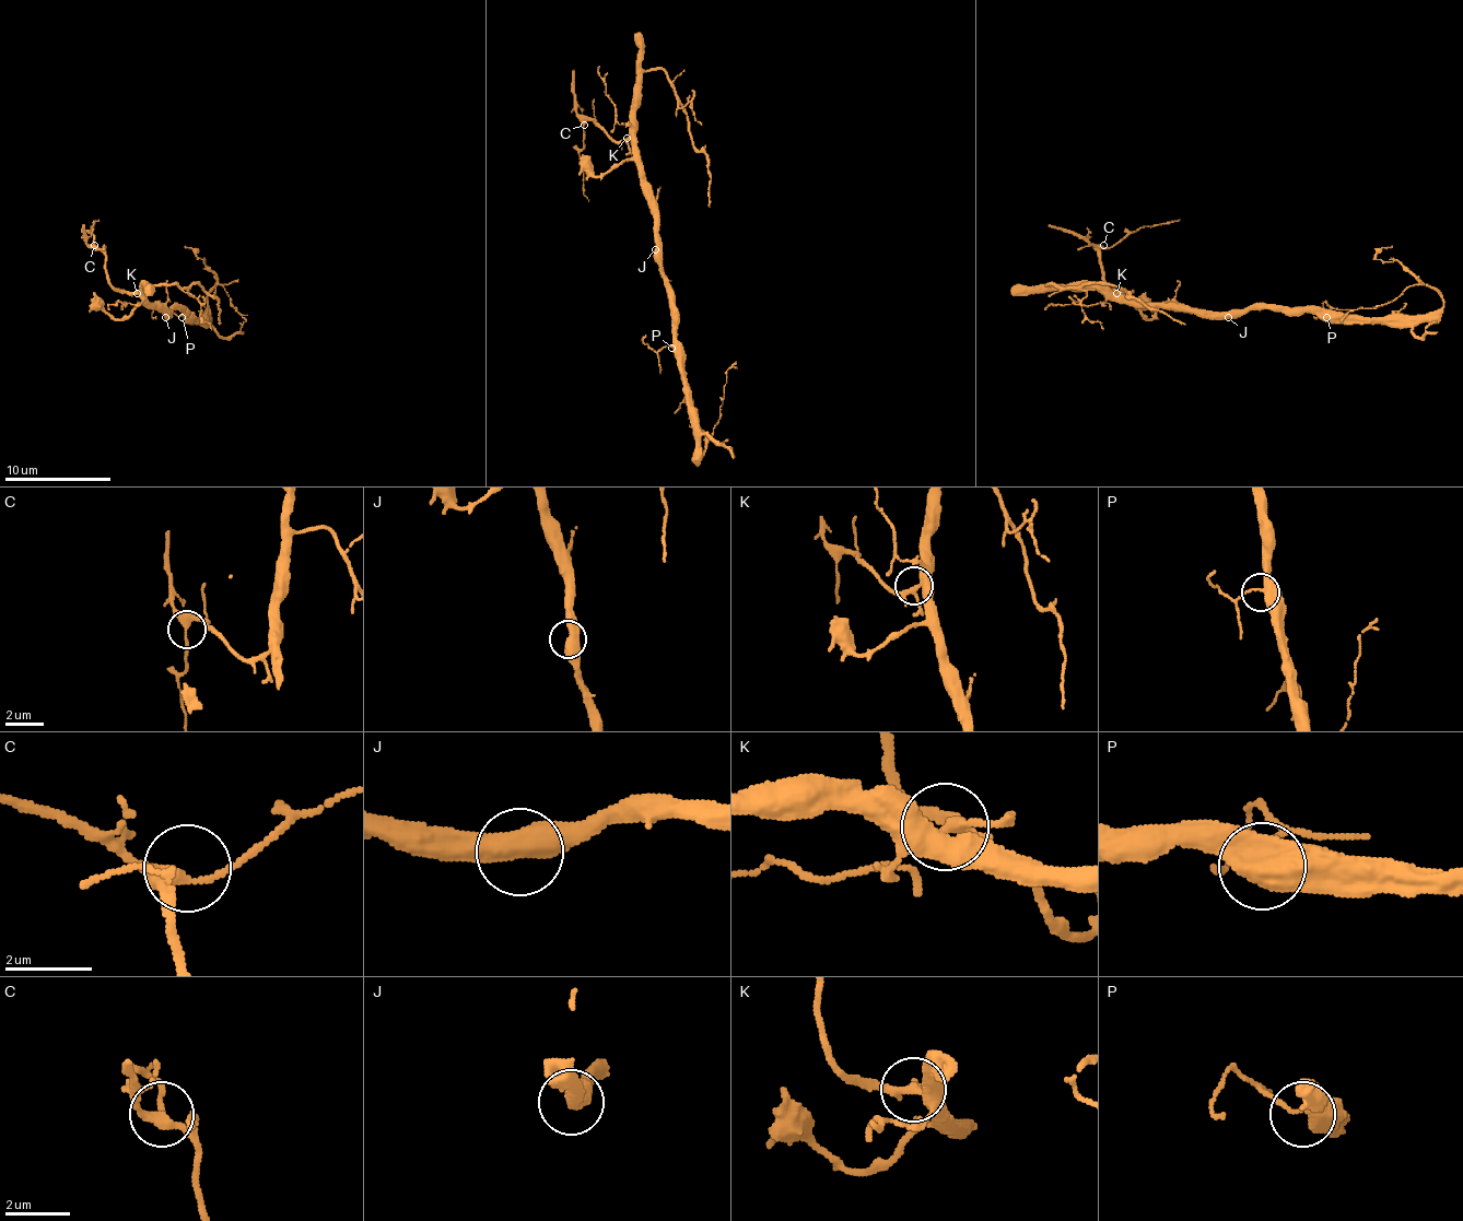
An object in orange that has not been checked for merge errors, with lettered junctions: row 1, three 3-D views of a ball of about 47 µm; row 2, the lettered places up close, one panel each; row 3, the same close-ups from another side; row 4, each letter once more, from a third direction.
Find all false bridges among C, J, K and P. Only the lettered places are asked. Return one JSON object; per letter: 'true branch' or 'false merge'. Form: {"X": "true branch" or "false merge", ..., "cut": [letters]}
{"C": "true branch", "J": "true branch", "K": "true branch", "P": "true branch", "cut": []}

